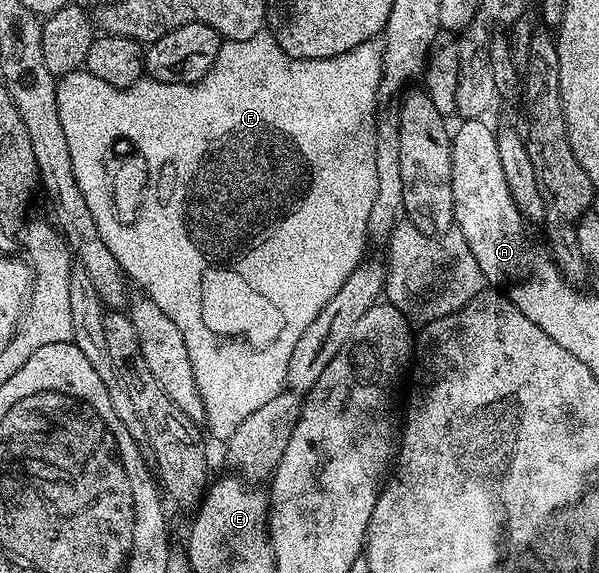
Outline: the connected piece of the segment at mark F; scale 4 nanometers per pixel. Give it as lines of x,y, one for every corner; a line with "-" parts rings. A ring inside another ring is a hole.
260,32
257,36
249,36
249,40
224,41
207,75
200,82
140,80
132,86
120,88
105,84
105,80
97,80
97,76
93,76
86,68
72,70
58,79
55,88
57,112
69,146
69,156
79,190
86,194
89,212
93,220
99,223
99,233
106,237
109,252
113,252
113,256
119,261
124,275
134,285
136,282
143,289
140,291
151,298
153,304
157,304
157,308
161,308
161,312
165,312
165,316
169,316
169,320
177,324
177,328
181,328
181,336
185,336
185,348
189,348
193,376
201,392
205,426
211,429
215,438
230,438
233,432
237,432
237,424
253,416
257,408
269,404
273,396
283,393
289,356
293,356
297,340
305,336
305,328
309,328
309,324
317,320
321,308
325,308
325,304
333,300
337,288
341,288
341,284
345,284
345,280
349,280
360,262
364,261
363,249
369,245
369,211
373,208
373,200
377,198
375,111
379,101
382,71
383,43
379,40
357,44
357,48
349,52
341,52
328,58
290,58
277,44
274,34
-
121,136
129,136
141,148
142,155
149,160
150,185
145,197
146,209
143,209
137,226
124,226
116,219
113,209
103,210
99,203
99,193
102,190
104,193
107,182
103,163
109,148

